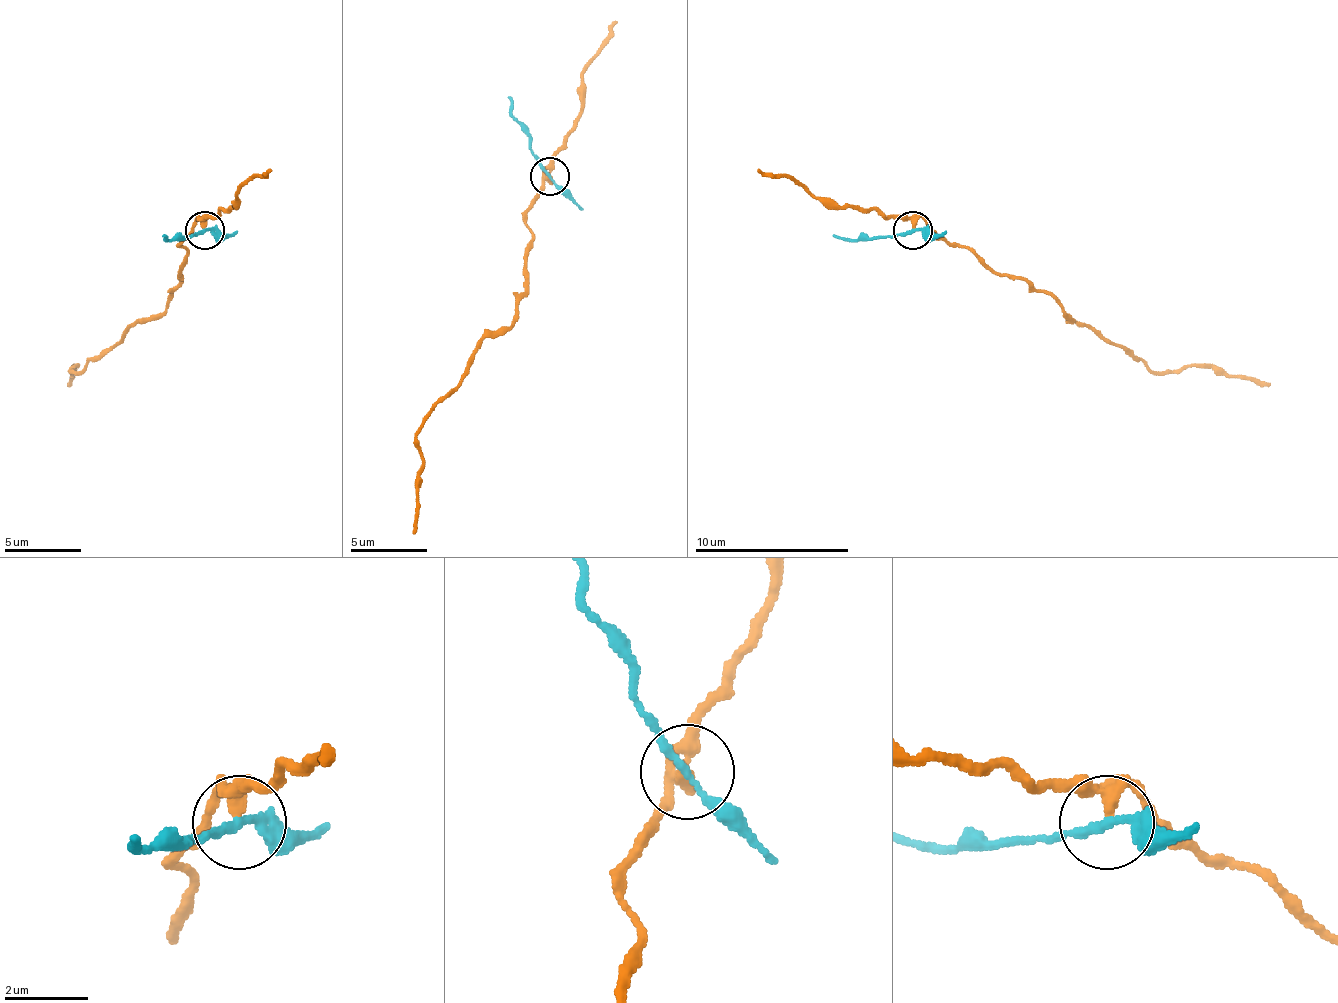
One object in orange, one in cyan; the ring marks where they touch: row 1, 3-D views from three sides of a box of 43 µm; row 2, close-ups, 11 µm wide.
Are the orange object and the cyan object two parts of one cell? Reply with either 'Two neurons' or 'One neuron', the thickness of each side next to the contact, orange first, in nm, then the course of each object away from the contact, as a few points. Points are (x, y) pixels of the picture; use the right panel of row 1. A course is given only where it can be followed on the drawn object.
Two neurons. Thickness 260 nm (orange) against 190 nm. Course of orange: (912, 227), (919, 216), (997, 274), (1024, 278), (1151, 370), (1209, 366), (1271, 386). Course of cyan: (912, 231), (888, 235), (834, 235)

